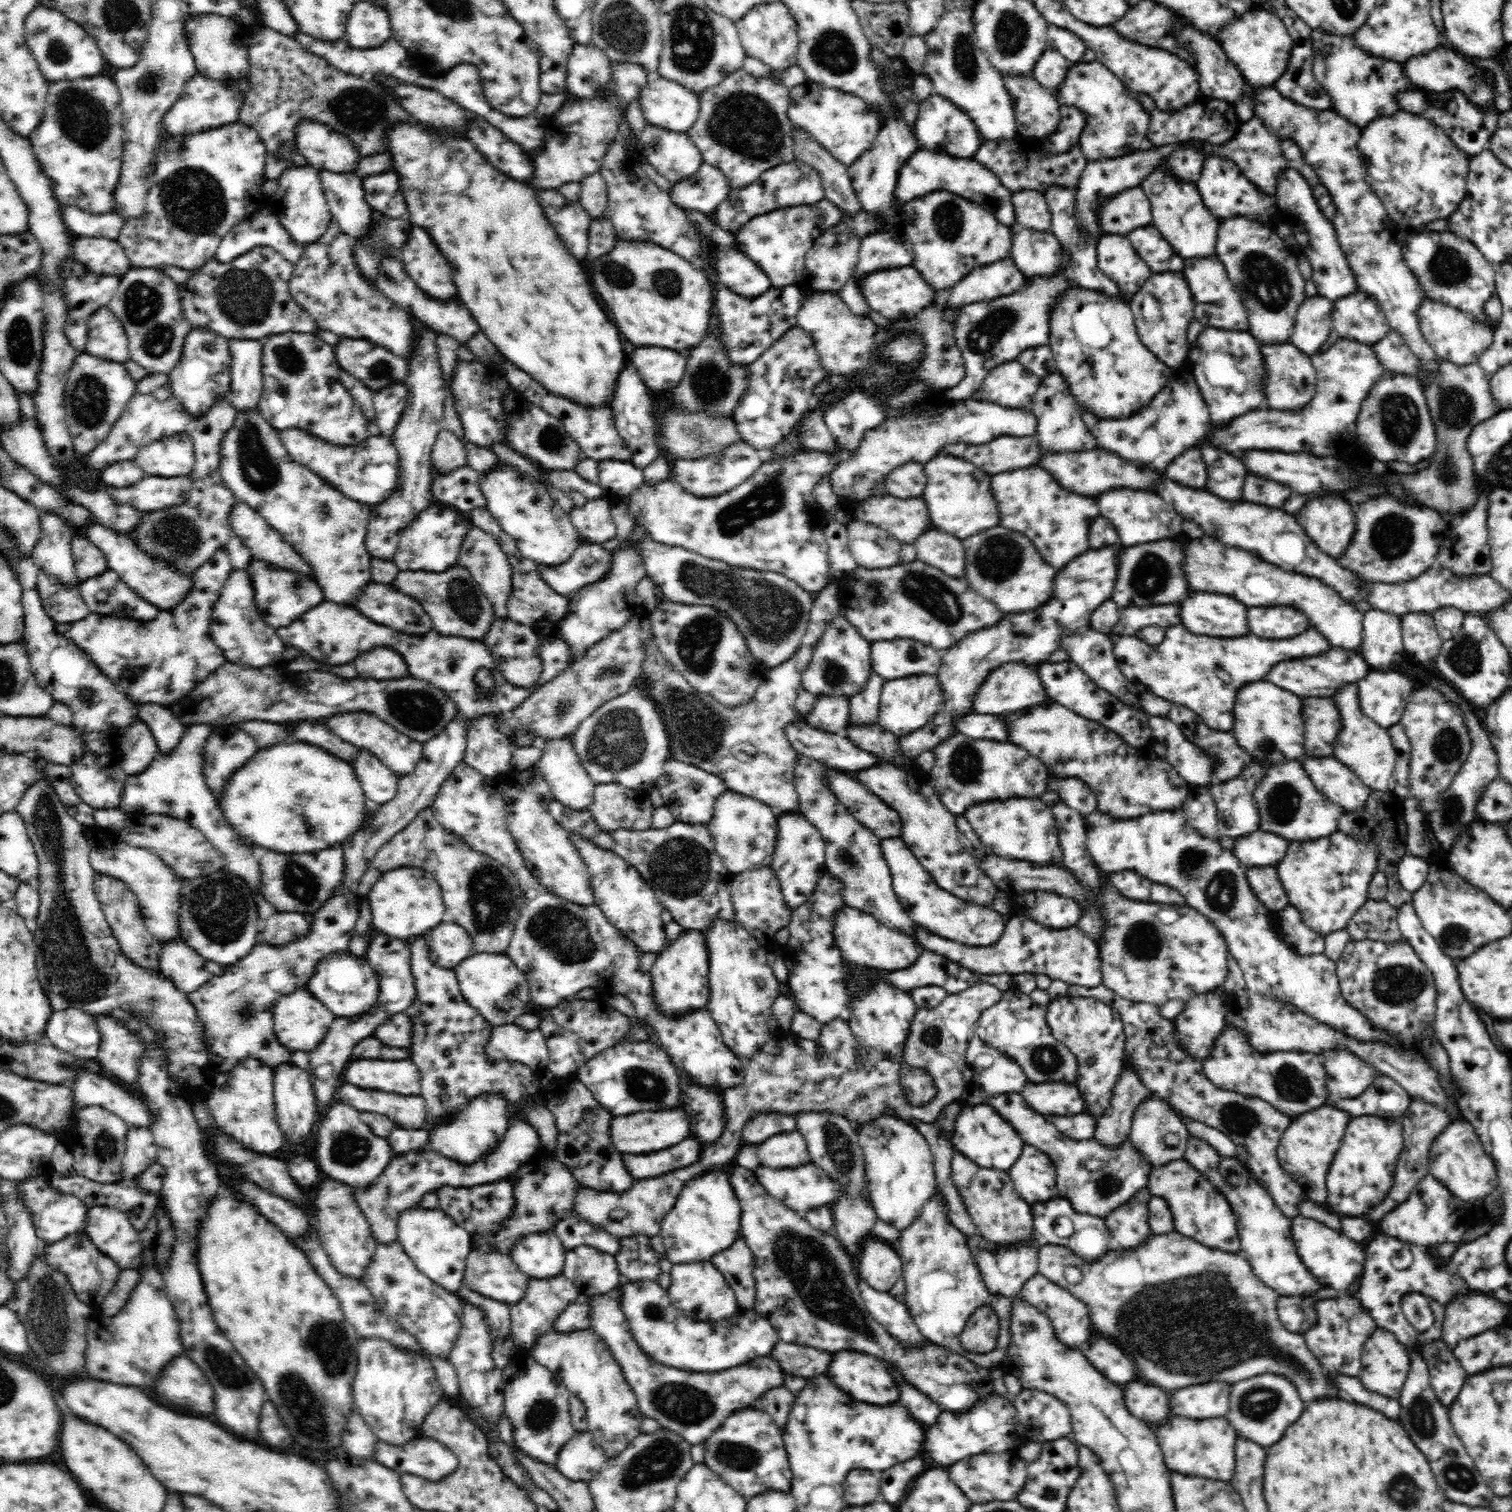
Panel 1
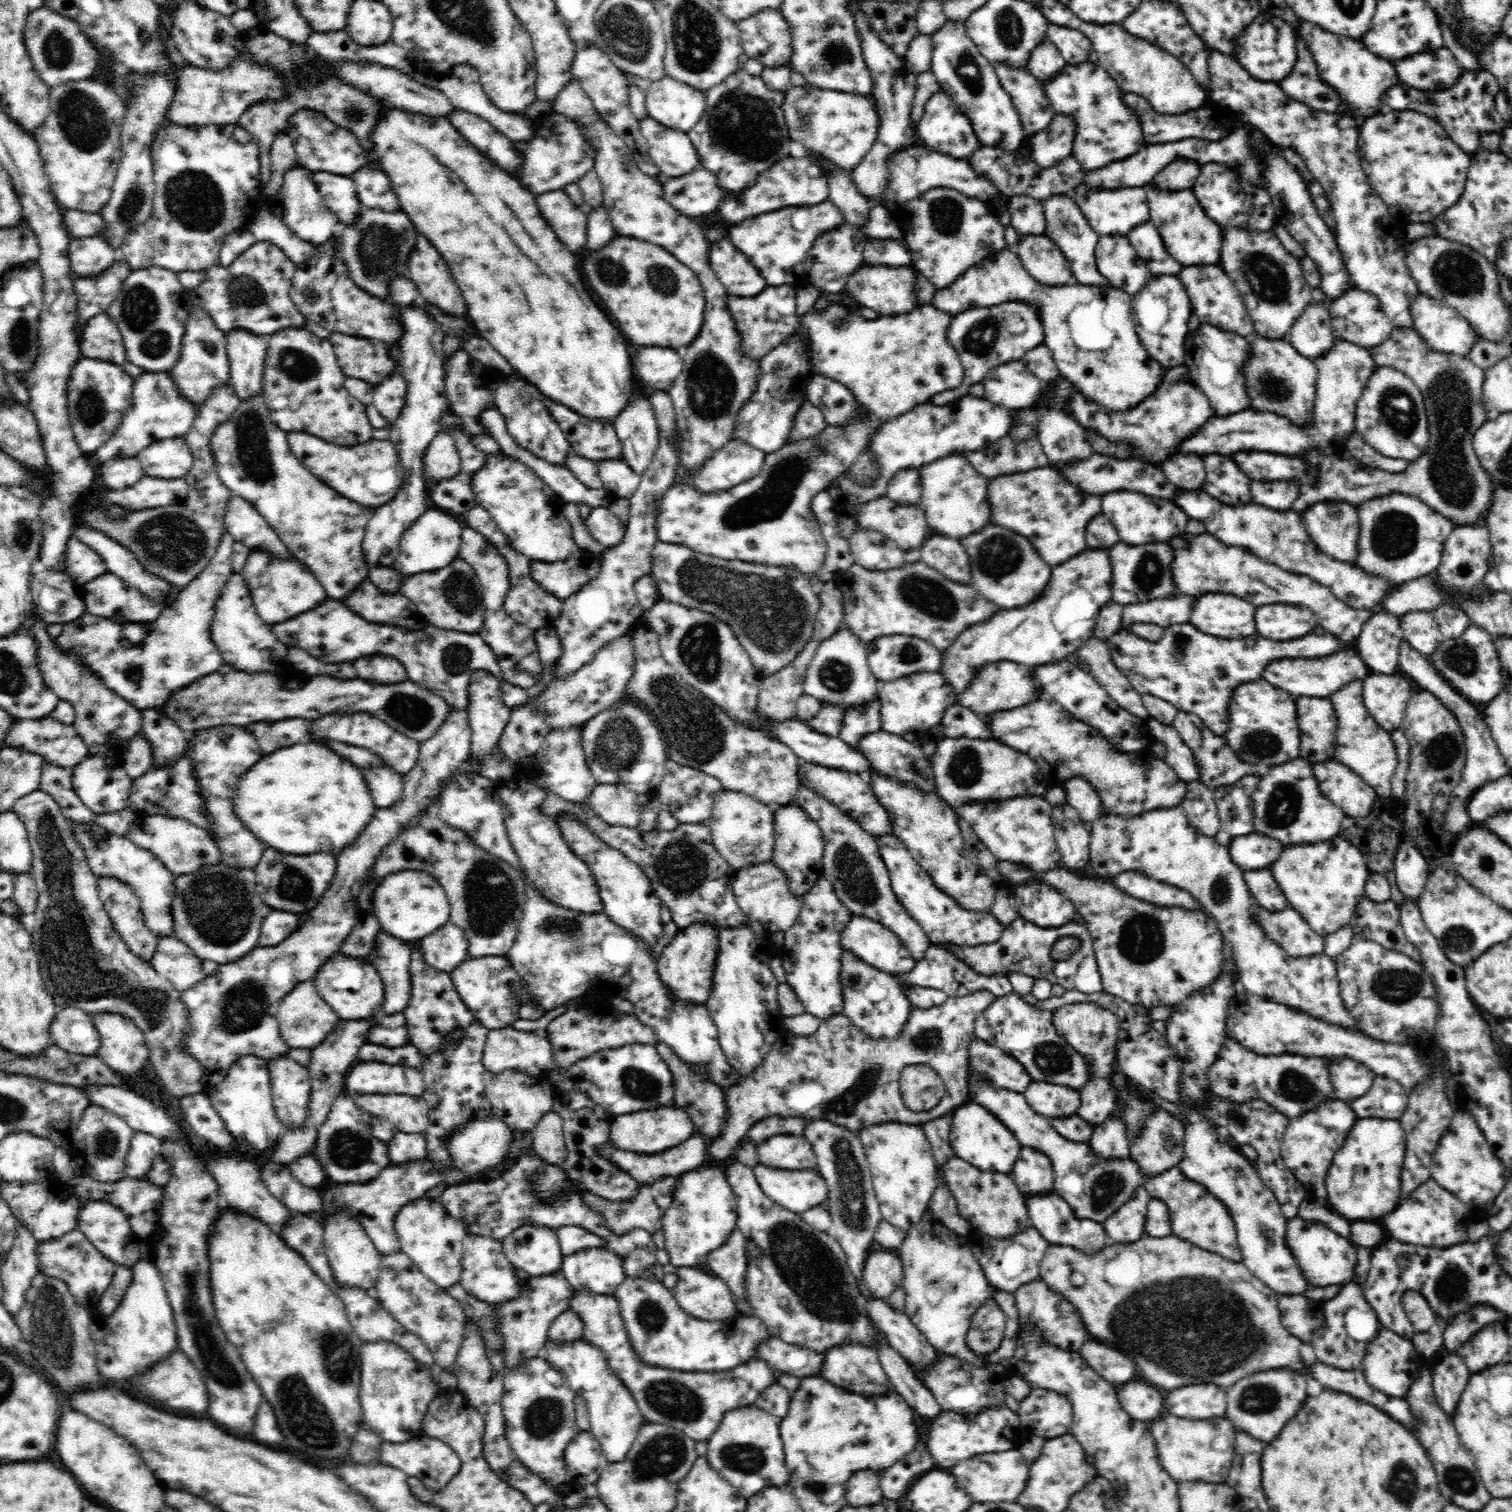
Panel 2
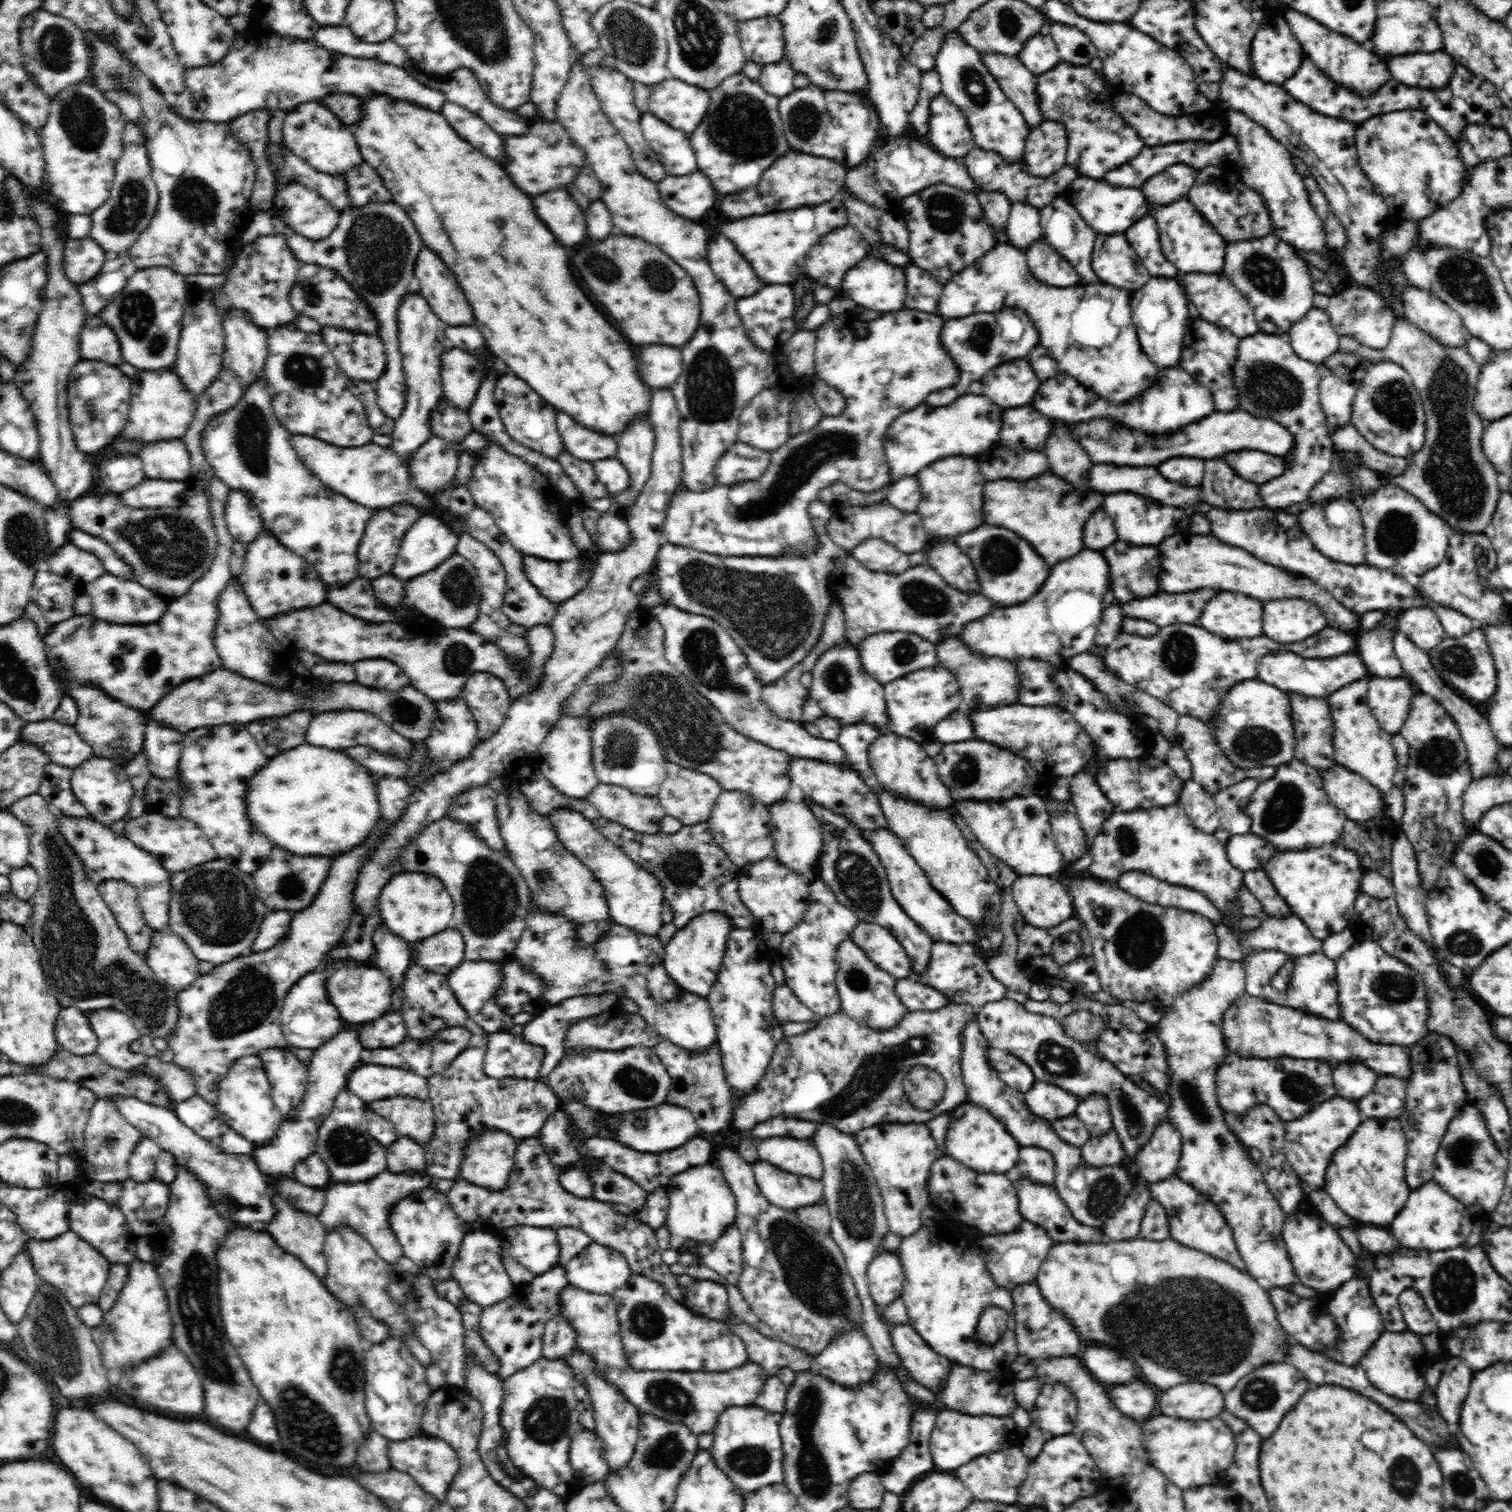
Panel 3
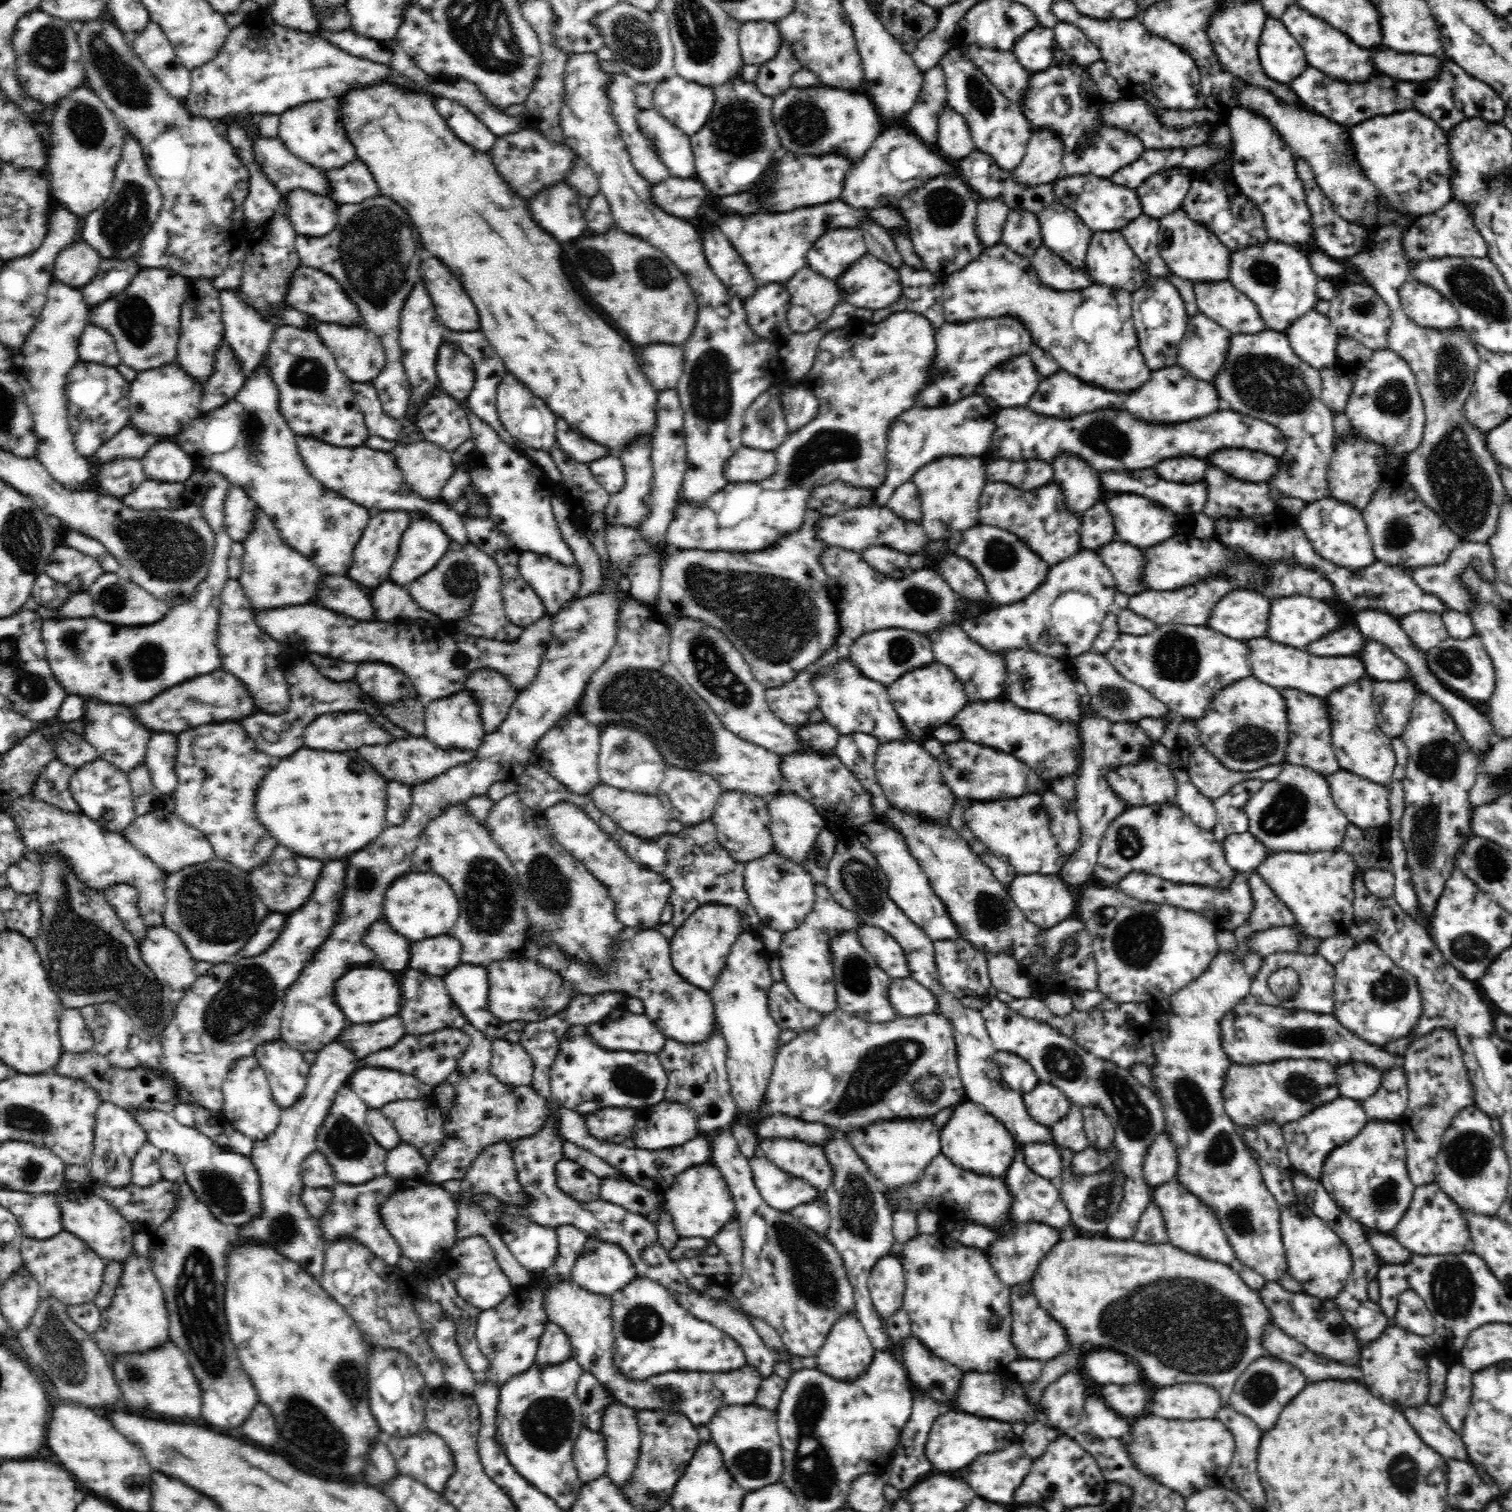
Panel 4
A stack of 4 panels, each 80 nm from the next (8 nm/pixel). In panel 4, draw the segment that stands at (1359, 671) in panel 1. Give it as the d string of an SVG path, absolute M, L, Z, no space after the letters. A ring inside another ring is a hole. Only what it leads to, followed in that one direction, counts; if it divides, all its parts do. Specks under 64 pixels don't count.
M1256 638L1252 640L1252 650L1256 646L1256 654L1250 654L1252 674L1276 688L1296 688L1302 692L1308 692L1312 696L1326 698L1336 688L1342 688L1346 684L1352 684L1362 678L1367 678L1364 663L1358 656L1314 656L1304 652L1304 649L1296 650L1293 646L1272 642L1268 638Z

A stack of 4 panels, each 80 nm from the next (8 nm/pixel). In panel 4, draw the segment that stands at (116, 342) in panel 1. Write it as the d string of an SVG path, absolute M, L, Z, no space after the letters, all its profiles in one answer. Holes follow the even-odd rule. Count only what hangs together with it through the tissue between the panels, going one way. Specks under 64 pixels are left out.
M89 323L80 335L78 358L82 362L91 362L109 367L117 367L121 363L112 335L104 329L92 325L92 323Z

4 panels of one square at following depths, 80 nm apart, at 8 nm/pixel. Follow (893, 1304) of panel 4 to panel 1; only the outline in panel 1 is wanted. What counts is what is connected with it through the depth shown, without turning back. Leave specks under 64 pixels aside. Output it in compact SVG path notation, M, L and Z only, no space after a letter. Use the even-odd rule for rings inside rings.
M874 1236L868 1237L860 1247L862 1252L855 1264L858 1276L872 1289L889 1292L903 1278L903 1262L895 1247Z

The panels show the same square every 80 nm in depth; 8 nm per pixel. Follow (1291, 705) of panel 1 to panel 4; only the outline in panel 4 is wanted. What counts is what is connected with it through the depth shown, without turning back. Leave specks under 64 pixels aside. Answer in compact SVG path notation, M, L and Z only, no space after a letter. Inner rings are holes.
M1254 676L1250 678L1243 678L1225 686L1216 692L1216 696L1210 700L1210 706L1204 710L1204 714L1200 718L1184 717L1174 712L1168 712L1166 716L1160 716L1158 718L1144 718L1139 724L1139 728L1150 737L1150 741L1153 743L1160 743L1160 738L1167 727L1171 723L1178 723L1178 727L1186 722L1191 722L1196 729L1198 729L1198 739L1200 739L1200 745L1202 749L1206 749L1208 753L1212 753L1214 758L1218 759L1220 764L1233 771L1247 772L1250 774L1252 771L1264 768L1274 764L1284 763L1284 754L1286 754L1286 744L1288 744L1288 716L1286 716L1286 704L1284 704L1284 698L1276 688L1256 680Z

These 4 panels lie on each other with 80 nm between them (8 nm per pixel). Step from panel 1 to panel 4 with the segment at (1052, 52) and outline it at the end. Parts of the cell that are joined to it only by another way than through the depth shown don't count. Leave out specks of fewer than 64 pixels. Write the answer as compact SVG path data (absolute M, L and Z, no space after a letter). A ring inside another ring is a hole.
M1038 24L1015 43L1012 52L1024 68L1031 72L1038 72L1053 65L1054 40L1053 28Z

